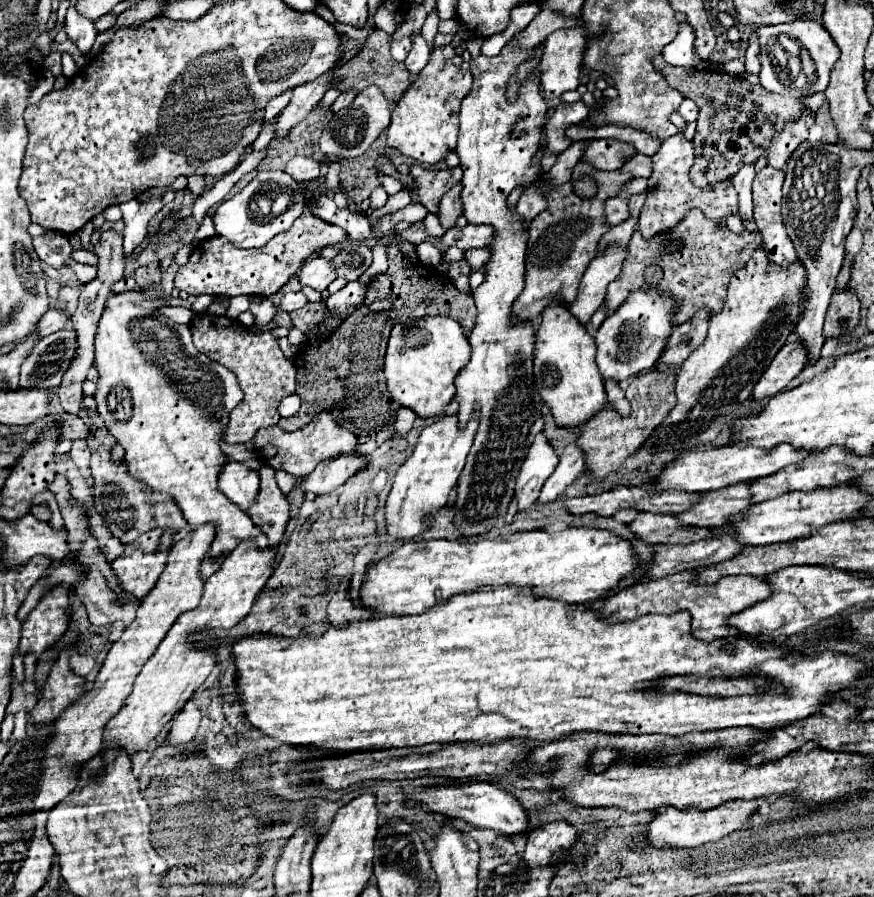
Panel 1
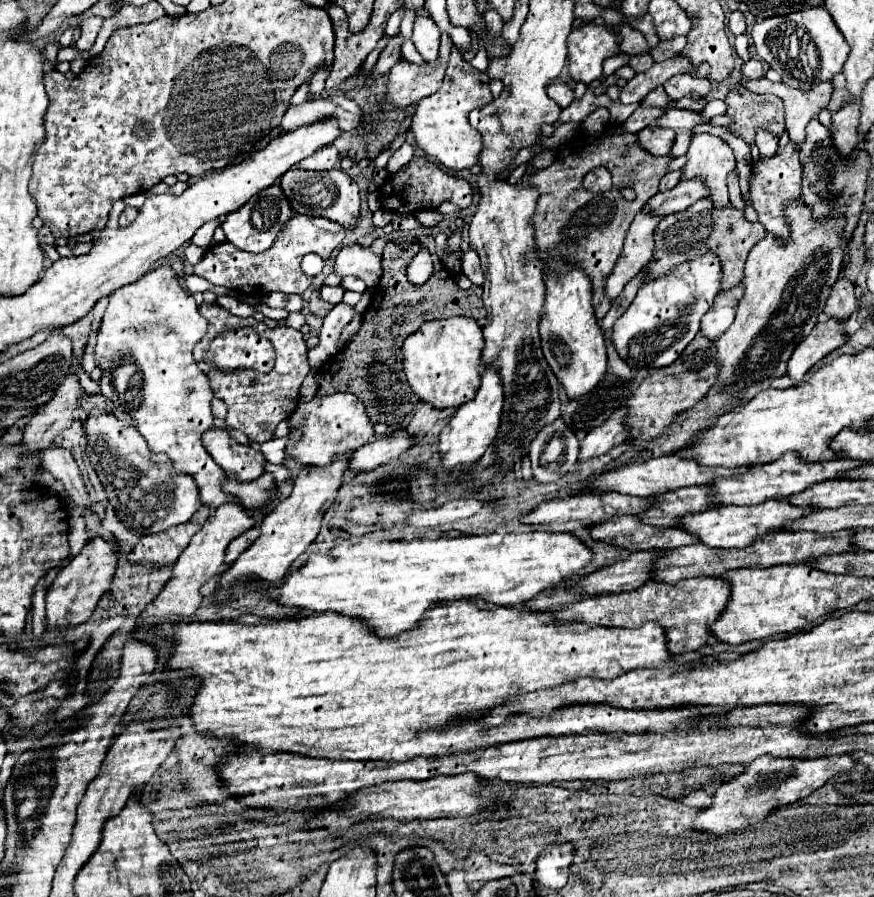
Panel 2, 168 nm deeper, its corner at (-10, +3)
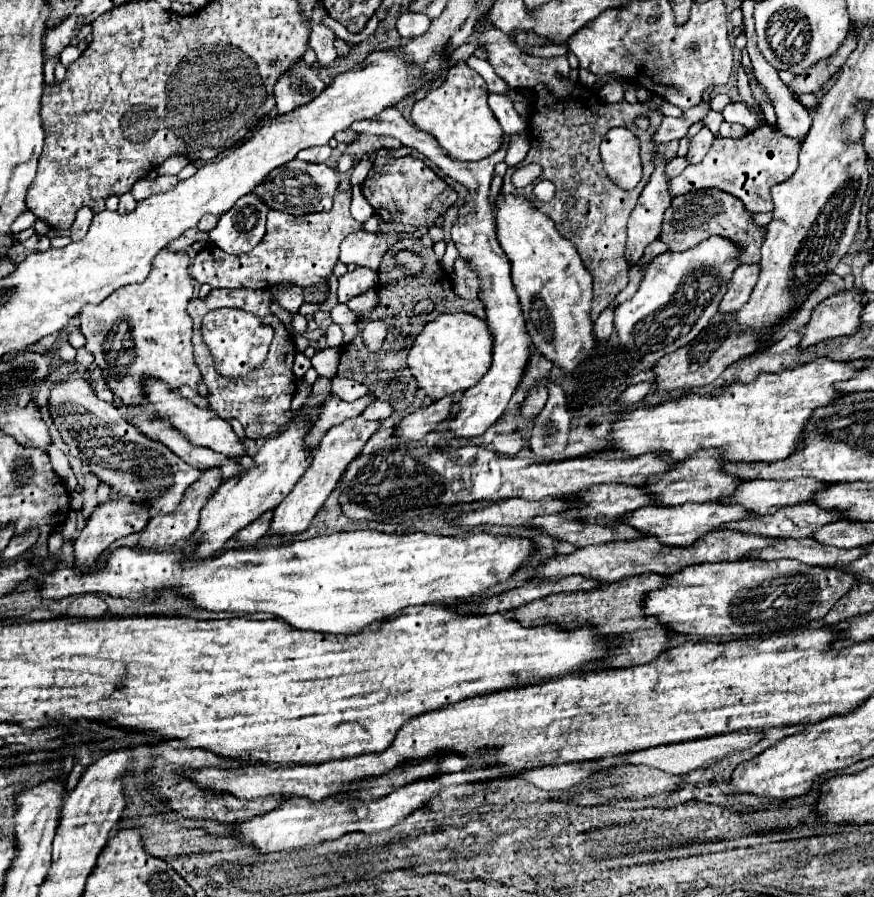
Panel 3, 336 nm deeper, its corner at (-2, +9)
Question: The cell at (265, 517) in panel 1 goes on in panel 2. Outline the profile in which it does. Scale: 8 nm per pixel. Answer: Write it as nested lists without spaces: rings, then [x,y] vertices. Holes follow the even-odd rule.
[[[226,473],[226,481],[222,485],[222,491],[228,495],[234,495],[242,501],[242,505],[246,509],[260,509],[266,503],[270,503],[270,495],[274,491],[276,483],[274,483],[274,475],[270,473],[262,473],[262,477],[254,479],[254,481],[238,481],[238,477],[234,473]]]

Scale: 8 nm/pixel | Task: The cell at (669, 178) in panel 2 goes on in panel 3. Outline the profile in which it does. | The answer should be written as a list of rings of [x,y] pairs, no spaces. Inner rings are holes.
[[[674,157],[674,159],[666,165],[666,177],[668,177],[668,179],[676,177],[682,169],[686,169],[686,165],[688,165],[688,161],[686,161],[684,157]]]

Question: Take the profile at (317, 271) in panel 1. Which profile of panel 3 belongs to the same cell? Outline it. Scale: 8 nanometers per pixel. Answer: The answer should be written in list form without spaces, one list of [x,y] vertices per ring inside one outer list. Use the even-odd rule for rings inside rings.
[[[368,231],[350,233],[340,245],[340,261],[344,265],[352,263],[356,267],[368,267],[376,271],[384,253],[396,243],[396,239],[396,235],[376,237]]]

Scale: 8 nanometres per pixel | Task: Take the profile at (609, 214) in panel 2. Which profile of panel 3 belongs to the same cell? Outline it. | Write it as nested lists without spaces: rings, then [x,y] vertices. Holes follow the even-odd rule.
[[[486,17],[476,25],[474,29],[474,39],[478,39],[478,47],[486,51],[488,63],[494,67],[496,75],[502,77],[508,85],[512,87],[524,87],[530,91],[534,103],[532,103],[532,117],[530,117],[530,151],[520,165],[508,167],[504,175],[502,185],[502,195],[516,195],[516,197],[526,197],[530,205],[546,213],[558,233],[572,241],[576,245],[576,251],[582,257],[584,267],[590,271],[594,279],[594,301],[592,301],[592,321],[598,319],[598,315],[612,303],[612,299],[626,287],[628,283],[628,269],[630,265],[624,259],[624,243],[626,243],[626,221],[630,217],[630,211],[636,205],[636,199],[640,197],[644,185],[648,183],[652,171],[654,171],[654,161],[656,155],[662,159],[670,161],[676,157],[678,141],[654,145],[652,143],[652,133],[662,121],[660,111],[652,111],[644,107],[642,103],[630,105],[626,101],[620,103],[604,103],[600,101],[598,93],[586,85],[580,83],[568,83],[568,57],[534,57],[522,53],[512,37],[508,33],[502,33],[500,29],[494,29],[494,25],[486,25]],[[638,115],[646,115],[650,119],[650,127],[642,131],[636,127],[634,119]],[[612,127],[628,127],[636,129],[636,137],[640,141],[640,155],[642,155],[642,181],[634,191],[624,191],[606,177],[600,161],[600,141]],[[528,163],[538,163],[542,165],[542,175],[540,179],[550,179],[556,185],[556,195],[548,203],[538,203],[532,197],[532,185],[518,188],[512,185],[511,170],[524,167]]]

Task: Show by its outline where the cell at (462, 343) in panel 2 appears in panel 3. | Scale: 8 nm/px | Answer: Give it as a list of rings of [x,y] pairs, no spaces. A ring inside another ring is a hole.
[[[444,313],[438,319],[426,323],[424,329],[418,333],[414,345],[408,351],[408,369],[414,375],[418,387],[424,389],[426,395],[436,401],[436,399],[442,399],[446,395],[464,393],[474,383],[478,383],[480,377],[490,367],[490,361],[492,361],[490,353],[492,353],[492,337],[490,337],[486,321],[478,319],[472,313]]]

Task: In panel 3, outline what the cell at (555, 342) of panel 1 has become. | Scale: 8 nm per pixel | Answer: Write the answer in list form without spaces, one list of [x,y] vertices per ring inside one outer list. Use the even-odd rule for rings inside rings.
[[[498,195],[496,205],[498,241],[512,265],[512,281],[532,343],[542,357],[564,373],[572,373],[594,347],[590,321],[592,277],[582,265],[576,247],[556,231],[548,215],[534,209],[524,197]]]

